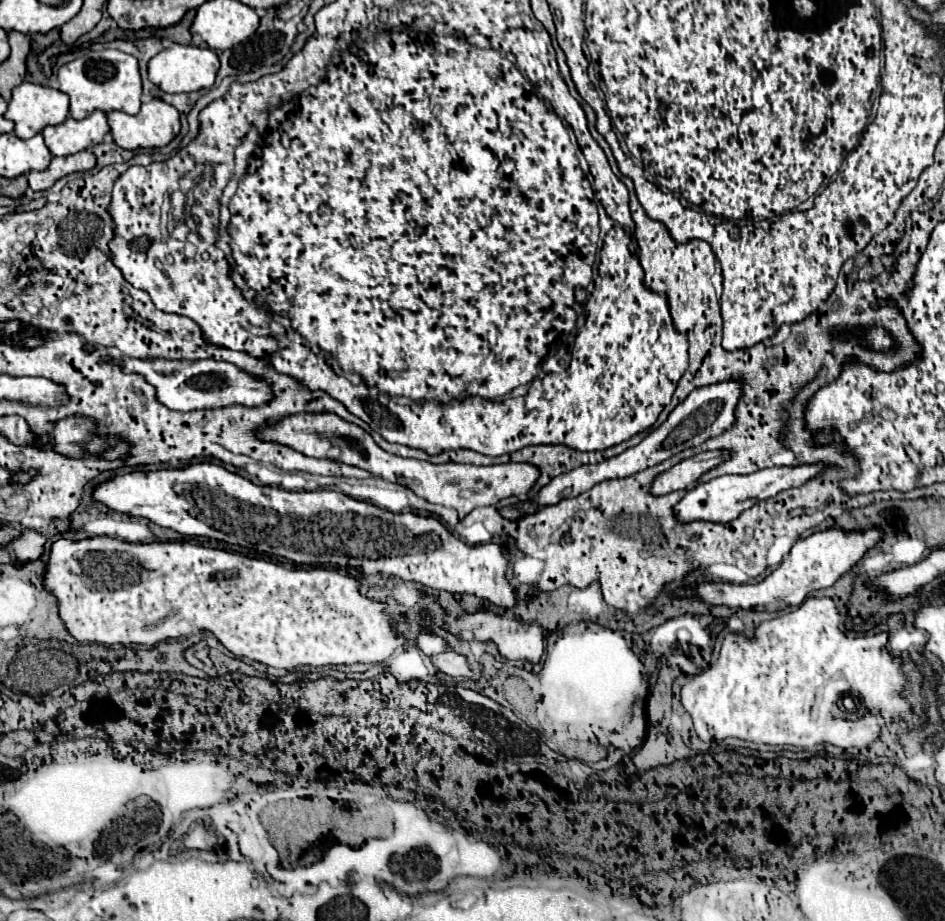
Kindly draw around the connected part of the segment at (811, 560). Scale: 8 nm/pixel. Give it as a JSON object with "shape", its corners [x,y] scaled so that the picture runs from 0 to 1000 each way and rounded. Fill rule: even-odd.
{"shape":[[[925,570],[921,574],[893,574],[878,572],[874,577],[863,577],[836,596],[834,605],[825,611],[821,620],[817,620],[804,633],[777,635],[777,633],[743,633],[728,642],[717,642],[720,648],[728,648],[737,644],[743,653],[751,657],[768,657],[779,661],[800,661],[800,663],[825,663],[836,657],[847,657],[853,646],[863,640],[880,637],[891,624],[899,622],[902,616],[929,590],[935,587],[935,574]]]}

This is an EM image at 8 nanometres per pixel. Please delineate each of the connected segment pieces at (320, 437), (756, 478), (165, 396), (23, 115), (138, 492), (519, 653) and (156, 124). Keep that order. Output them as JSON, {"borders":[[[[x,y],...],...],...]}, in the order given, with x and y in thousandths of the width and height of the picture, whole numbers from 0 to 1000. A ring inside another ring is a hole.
{"borders":[[[[322,448],[322,451],[303,453],[294,457],[290,464],[279,464],[275,470],[275,477],[294,479],[326,496],[353,498],[360,503],[387,509],[394,516],[400,516],[408,522],[432,529],[442,540],[455,546],[480,550],[487,557],[487,561],[491,561],[493,557],[497,557],[499,553],[508,548],[525,548],[527,544],[535,540],[557,537],[565,529],[567,520],[571,518],[571,509],[563,507],[563,503],[529,503],[529,505],[504,507],[504,505],[487,505],[487,503],[459,505],[459,503],[444,501],[444,498],[428,498],[400,485],[396,477],[379,461],[362,457],[358,451],[349,451],[349,448],[339,448],[339,451]]],[[[866,501],[866,503],[847,503],[842,507],[804,509],[804,511],[798,511],[796,516],[764,516],[764,518],[758,518],[749,524],[739,524],[732,533],[728,533],[724,537],[724,542],[715,548],[713,555],[715,555],[720,566],[745,564],[745,566],[770,568],[775,564],[779,564],[785,555],[794,553],[800,544],[815,542],[815,540],[823,537],[825,533],[838,531],[838,529],[847,529],[853,522],[866,518],[872,509],[874,509],[874,503]]],[[[121,388],[123,394],[131,398],[133,405],[148,405],[157,416],[165,420],[165,433],[184,446],[214,446],[224,442],[258,440],[258,442],[277,442],[288,435],[288,418],[284,412],[267,407],[248,394],[241,392],[178,392],[178,390],[133,390]]],[[[23,90],[13,99],[6,129],[15,131],[15,144],[32,151],[51,136],[63,136],[72,127],[72,103],[38,90]]],[[[214,501],[201,503],[188,509],[144,509],[131,516],[121,516],[97,531],[97,542],[112,548],[119,555],[152,561],[169,572],[184,574],[201,583],[222,583],[237,590],[256,592],[281,603],[296,603],[315,613],[362,613],[379,616],[385,624],[406,622],[428,631],[442,631],[455,640],[468,640],[474,644],[497,644],[508,650],[519,653],[525,659],[542,661],[548,655],[548,642],[535,631],[538,616],[538,592],[512,590],[495,592],[487,587],[466,564],[459,559],[444,557],[415,557],[394,548],[392,544],[381,544],[370,537],[334,531],[334,533],[303,533],[298,529],[269,527],[252,514],[239,507]]],[[[506,663],[502,668],[491,668],[487,670],[480,679],[472,679],[472,683],[476,687],[485,687],[485,685],[495,685],[502,694],[506,696],[523,696],[529,705],[529,709],[544,718],[544,716],[559,716],[563,720],[569,720],[574,709],[576,709],[576,683],[569,676],[561,676],[559,681],[550,681],[550,676],[546,672],[538,672],[538,670],[529,670],[521,663]]],[[[163,107],[159,112],[150,112],[146,125],[135,125],[131,121],[116,121],[114,136],[121,155],[129,162],[165,162],[165,160],[176,160],[190,144],[190,125],[182,114],[174,112],[171,107]]]]}

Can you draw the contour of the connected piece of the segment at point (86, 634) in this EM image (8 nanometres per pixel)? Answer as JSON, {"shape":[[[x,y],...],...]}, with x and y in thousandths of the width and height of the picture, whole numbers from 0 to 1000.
{"shape":[[[93,583],[93,585],[59,585],[53,592],[51,598],[51,609],[47,616],[47,626],[44,626],[47,640],[53,642],[59,653],[61,653],[61,668],[68,674],[70,685],[85,698],[108,698],[108,700],[165,700],[174,694],[184,694],[193,689],[203,689],[203,687],[224,687],[243,709],[250,713],[262,713],[267,718],[286,722],[286,724],[298,724],[298,726],[309,726],[315,722],[326,722],[339,724],[342,722],[375,722],[375,720],[406,720],[415,707],[423,700],[428,700],[428,692],[423,692],[408,666],[408,655],[404,653],[394,653],[381,644],[381,631],[370,626],[370,624],[360,624],[356,618],[303,618],[294,611],[279,609],[279,607],[265,607],[254,600],[243,600],[237,596],[224,596],[224,594],[214,594],[197,587],[163,587],[163,590],[133,590],[125,587],[119,583]]]}

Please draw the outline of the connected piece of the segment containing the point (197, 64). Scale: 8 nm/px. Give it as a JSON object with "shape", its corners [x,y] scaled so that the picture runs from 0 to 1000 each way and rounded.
{"shape":[[[182,49],[169,55],[157,68],[157,86],[176,101],[203,101],[212,97],[222,97],[231,77],[231,60],[224,53],[212,53],[207,49]]]}

